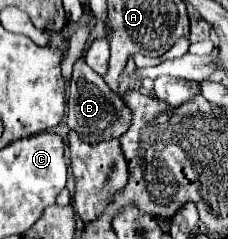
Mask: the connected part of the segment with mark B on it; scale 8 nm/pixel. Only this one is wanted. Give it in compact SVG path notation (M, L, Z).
M83 58L77 60L73 66L73 74L69 80L69 96L67 96L67 124L71 130L75 130L85 142L105 142L111 138L121 138L123 132L127 132L127 126L131 126L131 110L127 110L127 104L121 100L117 92L113 92L107 82L95 74Z

